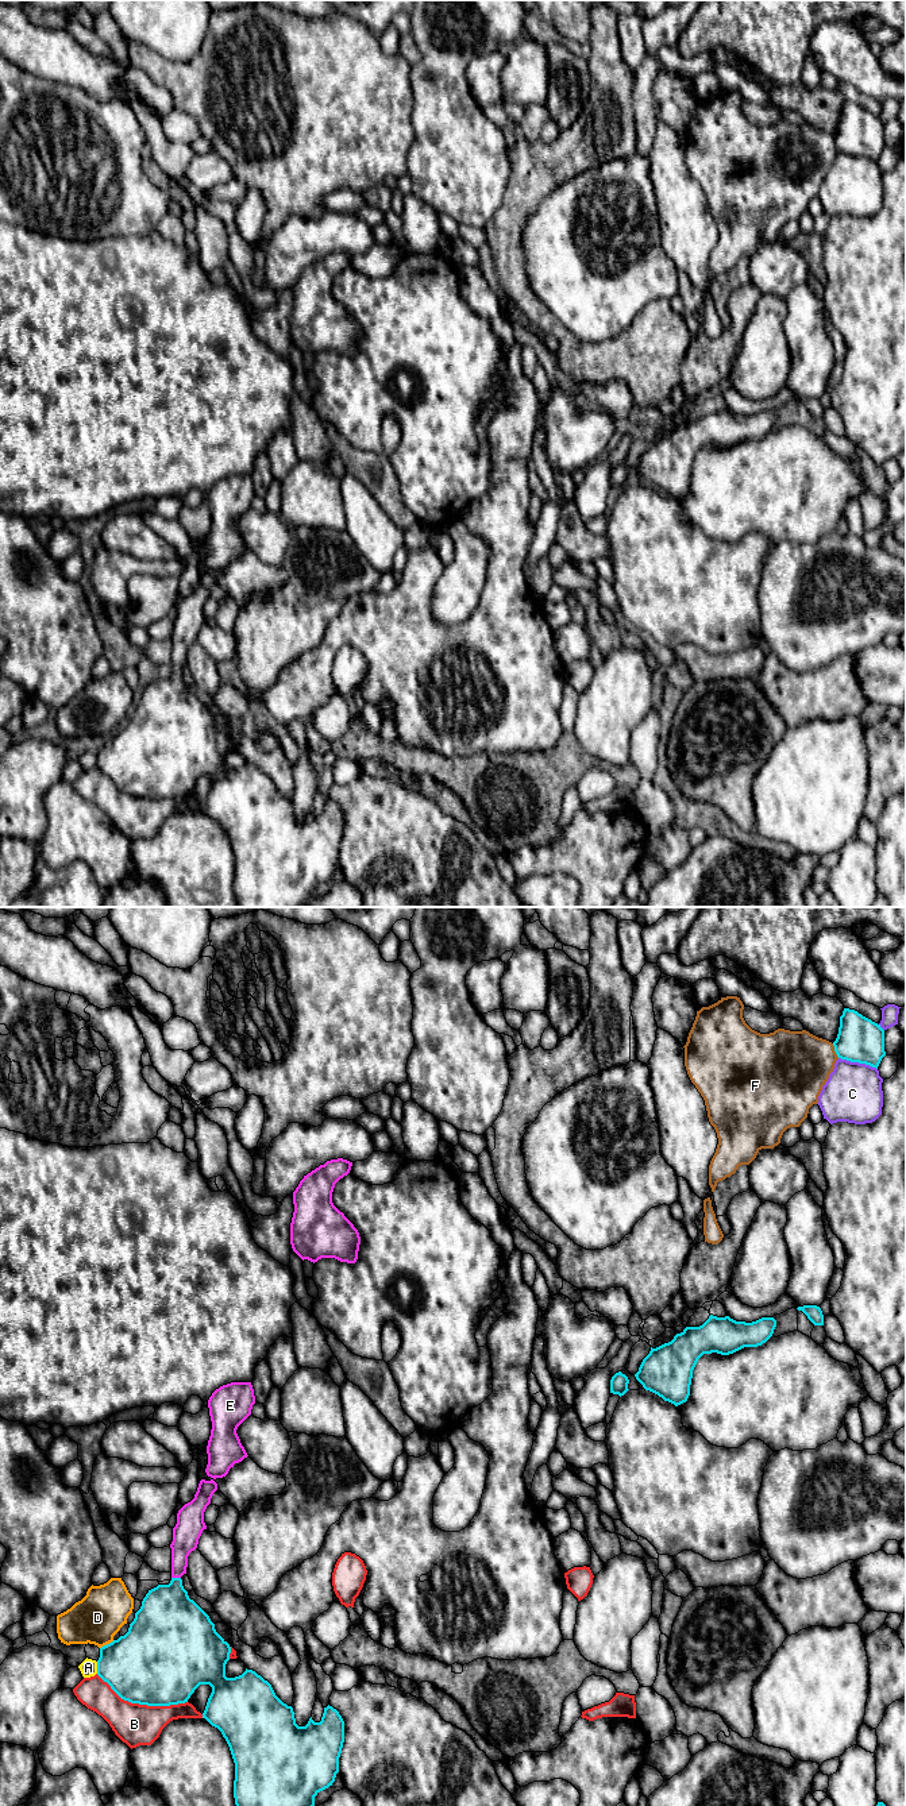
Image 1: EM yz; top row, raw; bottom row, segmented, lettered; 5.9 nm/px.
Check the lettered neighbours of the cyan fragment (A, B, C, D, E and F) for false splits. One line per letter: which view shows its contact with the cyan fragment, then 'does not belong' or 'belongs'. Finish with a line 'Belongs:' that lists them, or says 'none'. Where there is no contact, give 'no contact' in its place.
A: yz | does not belong
B: yz | does not belong
C: yz | does not belong
D: yz | does not belong
E: yz | belongs
F: yz | does not belong
Belongs: E

